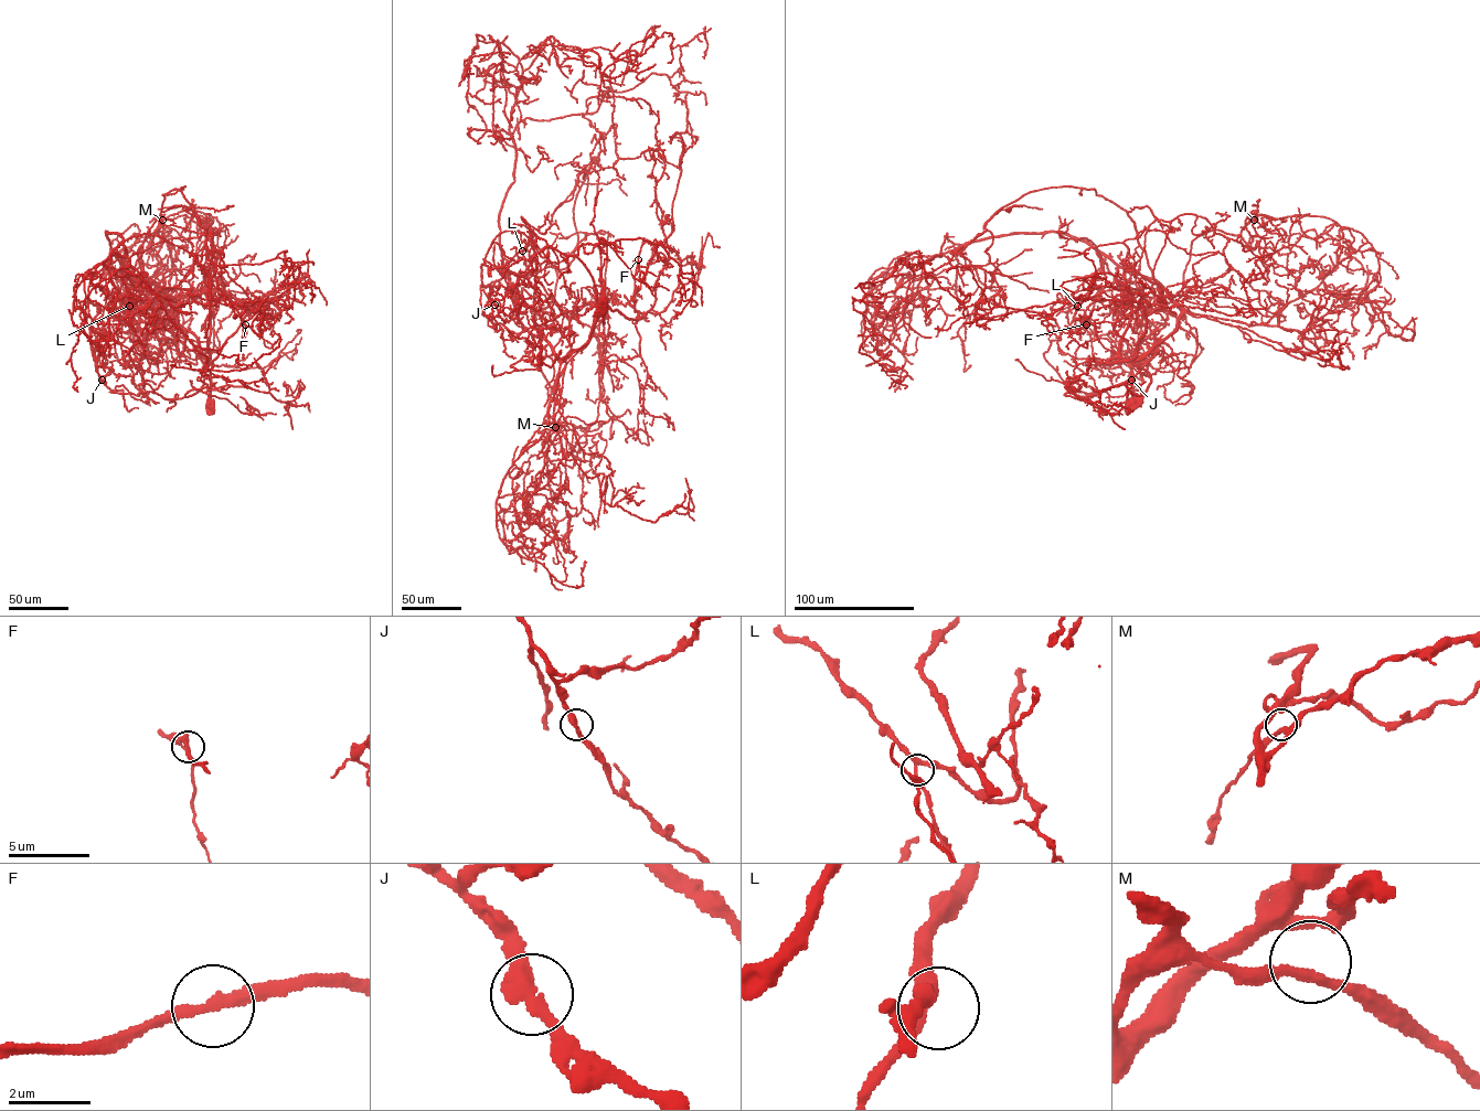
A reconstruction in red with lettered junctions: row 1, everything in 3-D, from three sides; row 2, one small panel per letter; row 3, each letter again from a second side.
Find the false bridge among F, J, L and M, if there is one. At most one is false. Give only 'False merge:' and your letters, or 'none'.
False merge: none

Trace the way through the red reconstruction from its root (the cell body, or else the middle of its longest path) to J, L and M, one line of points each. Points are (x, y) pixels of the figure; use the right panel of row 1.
J: (1132, 404), (1150, 374), (1126, 361), (1142, 359), (1188, 310), (1157, 280), (1160, 294), (1141, 316), (1131, 380)
L: (1132, 404), (1150, 382), (1147, 371), (1119, 352), (1130, 317), (1128, 290), (1139, 290), (1095, 285), (1077, 306)
M: (1132, 404), (1150, 374), (1126, 361), (1188, 310), (1178, 299), (1191, 243), (1254, 220)

